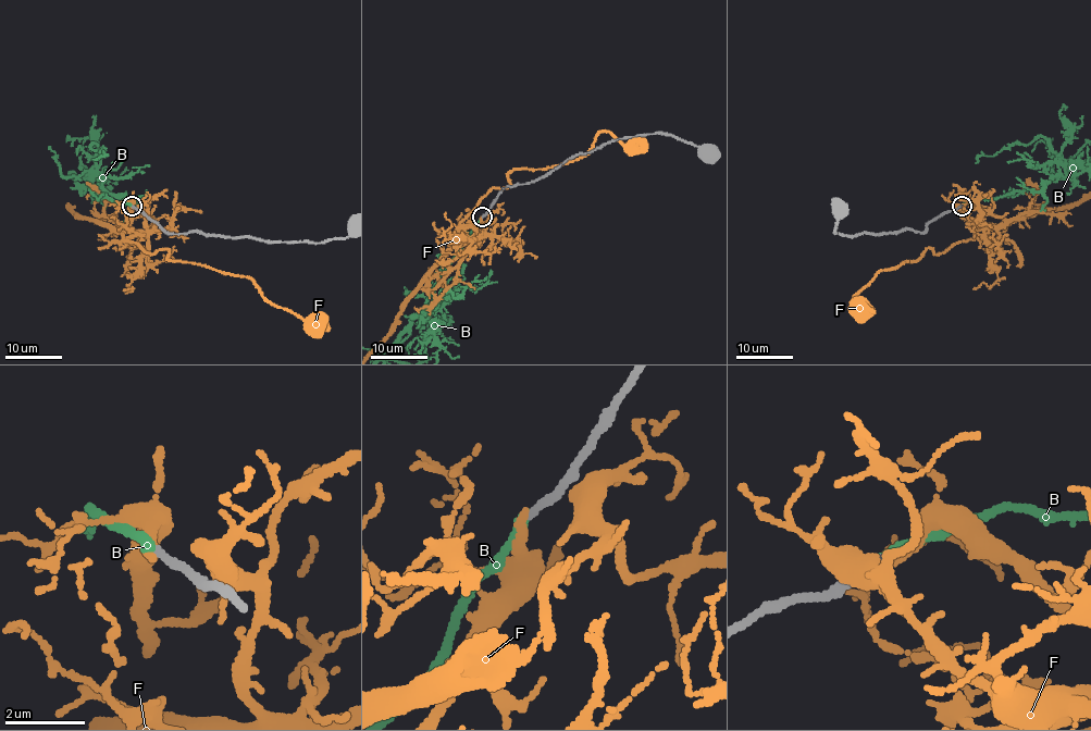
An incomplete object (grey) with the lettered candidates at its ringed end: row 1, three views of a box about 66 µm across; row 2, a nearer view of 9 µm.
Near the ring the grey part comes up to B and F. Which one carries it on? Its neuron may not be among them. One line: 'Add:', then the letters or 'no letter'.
Add: B

